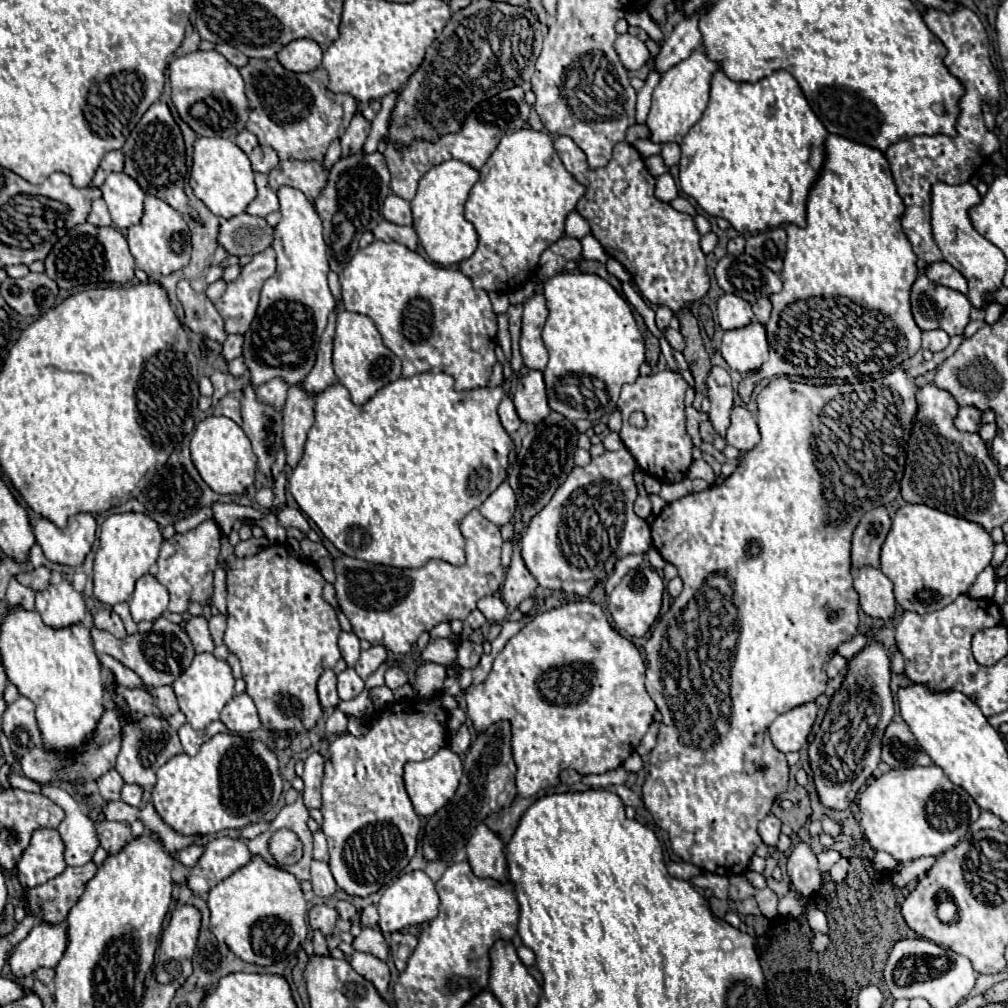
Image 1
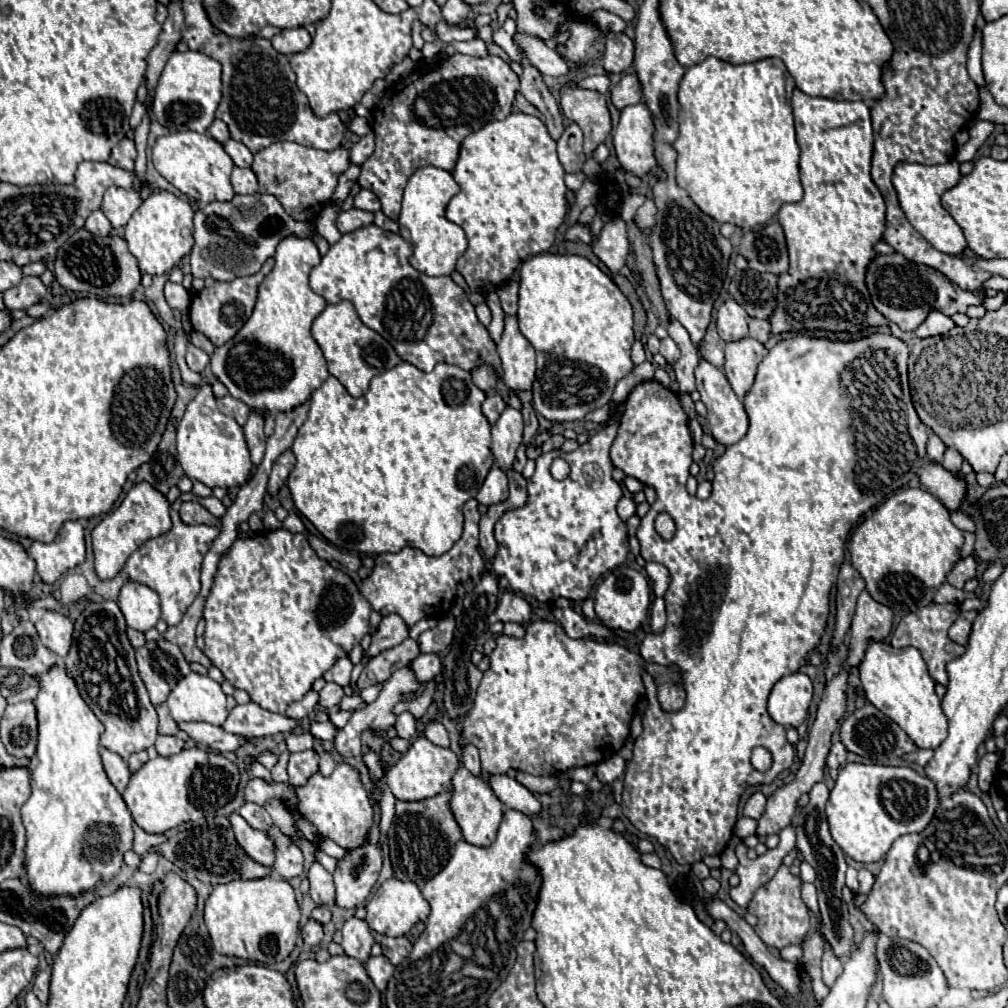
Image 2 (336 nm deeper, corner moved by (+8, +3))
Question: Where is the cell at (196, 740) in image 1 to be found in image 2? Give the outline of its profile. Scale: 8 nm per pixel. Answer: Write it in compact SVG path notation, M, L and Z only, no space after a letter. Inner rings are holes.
M159 735L159 737L157 737L155 751L157 751L159 755L163 755L163 757L175 755L175 753L179 753L179 751L183 751L183 749L185 749L185 741L181 741L181 739L175 737L175 735Z

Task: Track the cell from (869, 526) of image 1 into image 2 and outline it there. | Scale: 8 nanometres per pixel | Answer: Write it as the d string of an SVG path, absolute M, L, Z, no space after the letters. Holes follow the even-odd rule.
M843 563L837 581L837 623L835 623L833 645L839 645L845 633L849 631L855 615L855 603L863 589L865 589L865 581L861 579L861 575L857 575L851 563Z

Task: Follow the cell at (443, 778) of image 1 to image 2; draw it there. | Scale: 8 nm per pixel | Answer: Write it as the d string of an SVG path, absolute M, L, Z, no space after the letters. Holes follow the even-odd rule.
M417 737L409 751L387 771L387 787L401 801L421 801L443 791L451 791L451 779L459 769L459 757L449 747L433 745L427 737Z

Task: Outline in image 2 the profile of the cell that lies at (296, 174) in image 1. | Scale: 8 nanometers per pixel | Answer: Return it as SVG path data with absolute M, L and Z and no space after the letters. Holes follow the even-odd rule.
M273 143L267 149L255 153L251 169L259 181L259 193L269 193L279 199L285 213L297 221L315 221L321 209L331 201L337 189L337 177L347 171L349 147L337 147L333 151L309 149L299 143Z

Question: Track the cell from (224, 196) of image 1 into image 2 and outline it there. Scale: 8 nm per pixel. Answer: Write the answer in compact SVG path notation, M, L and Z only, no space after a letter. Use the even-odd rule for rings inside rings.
M177 131L159 137L153 147L153 165L171 185L175 185L195 203L207 205L213 201L229 201L235 195L231 185L231 171L235 165L225 153L223 145L217 143L211 135L197 131Z

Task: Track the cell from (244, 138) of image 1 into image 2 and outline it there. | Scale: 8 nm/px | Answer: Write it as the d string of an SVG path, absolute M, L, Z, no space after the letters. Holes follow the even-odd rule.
M215 119L215 121L213 121L213 125L209 127L209 133L211 133L211 137L215 137L219 143L225 143L225 141L231 137L227 125L225 125L221 119Z

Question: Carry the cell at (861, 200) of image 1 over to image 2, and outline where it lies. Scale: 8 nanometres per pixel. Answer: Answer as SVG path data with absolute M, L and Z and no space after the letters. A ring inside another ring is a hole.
M795 89L793 93L793 117L797 143L801 149L799 173L805 195L799 203L783 205L777 213L779 223L787 237L789 269L779 275L777 307L769 317L771 333L781 335L789 331L833 331L833 333L859 333L869 327L889 327L889 319L881 315L873 303L869 289L865 287L865 271L873 261L875 243L883 239L885 231L885 201L879 187L871 179L871 155L873 155L873 129L869 107L863 101L835 101L825 97L809 97Z

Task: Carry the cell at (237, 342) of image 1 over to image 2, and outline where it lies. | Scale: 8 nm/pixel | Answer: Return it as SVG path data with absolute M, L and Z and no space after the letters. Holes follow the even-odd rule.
M203 383L199 387L199 393L195 399L187 405L185 417L181 419L177 427L177 451L179 451L179 463L189 479L201 481L207 487L241 487L247 483L251 475L251 457L249 447L245 443L243 427L233 419L223 415L215 405L215 395L211 391L209 383Z

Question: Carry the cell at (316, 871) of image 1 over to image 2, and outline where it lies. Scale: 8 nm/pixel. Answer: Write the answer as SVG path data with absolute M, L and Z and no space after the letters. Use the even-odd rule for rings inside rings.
M317 861L309 867L309 883L311 883L311 891L309 895L313 897L313 901L317 905L331 905L335 903L335 885L333 885L333 875L323 869Z

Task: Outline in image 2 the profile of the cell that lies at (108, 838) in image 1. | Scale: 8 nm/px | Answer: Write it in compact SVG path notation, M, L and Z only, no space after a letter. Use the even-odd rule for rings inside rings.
M133 823L133 831L135 831L135 837L133 837L133 851L137 855L143 855L149 847L153 845L161 845L165 841L165 835L151 835L147 831L143 831L141 827L137 827L137 823Z

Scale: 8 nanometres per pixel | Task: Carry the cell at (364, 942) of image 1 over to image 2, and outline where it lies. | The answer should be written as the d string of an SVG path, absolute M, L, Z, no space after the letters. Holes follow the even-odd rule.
M379 955L379 957L369 957L369 961L365 963L365 969L369 973L369 977L373 979L375 987L379 991L385 991L387 987L387 981L389 977L393 975L395 967L389 963L389 959L385 959L385 955Z

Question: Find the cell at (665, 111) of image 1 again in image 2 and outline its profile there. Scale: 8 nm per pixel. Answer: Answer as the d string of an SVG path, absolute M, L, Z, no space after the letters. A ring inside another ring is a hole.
M647 103L629 105L621 111L613 147L621 167L637 177L651 173L657 165L655 159L655 123Z

